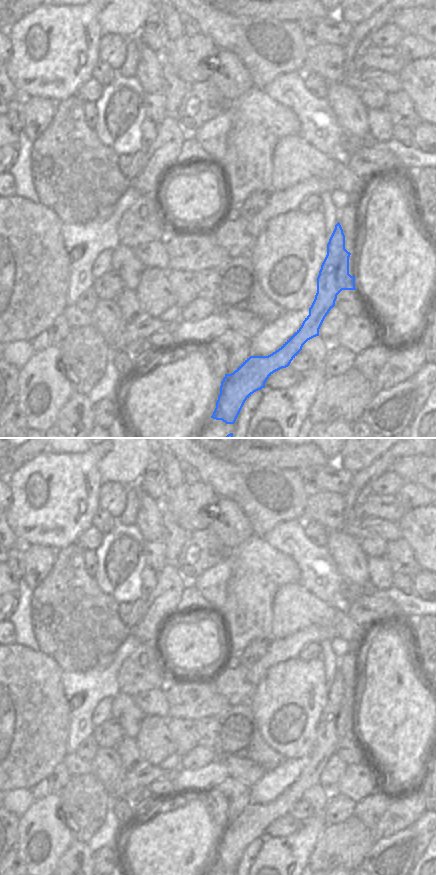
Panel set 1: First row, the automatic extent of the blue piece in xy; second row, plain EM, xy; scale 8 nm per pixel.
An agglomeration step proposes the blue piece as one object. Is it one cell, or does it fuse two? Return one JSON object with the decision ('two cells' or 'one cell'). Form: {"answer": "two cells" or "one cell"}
{"answer": "one cell"}

